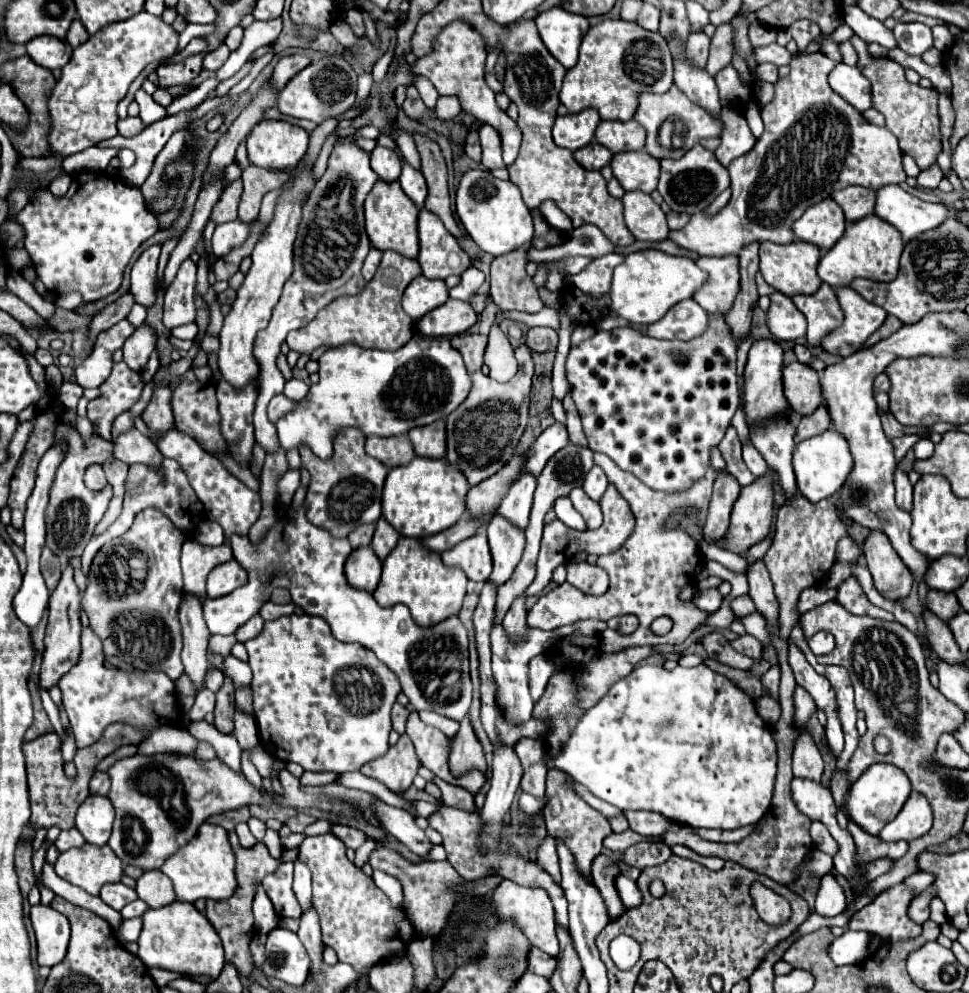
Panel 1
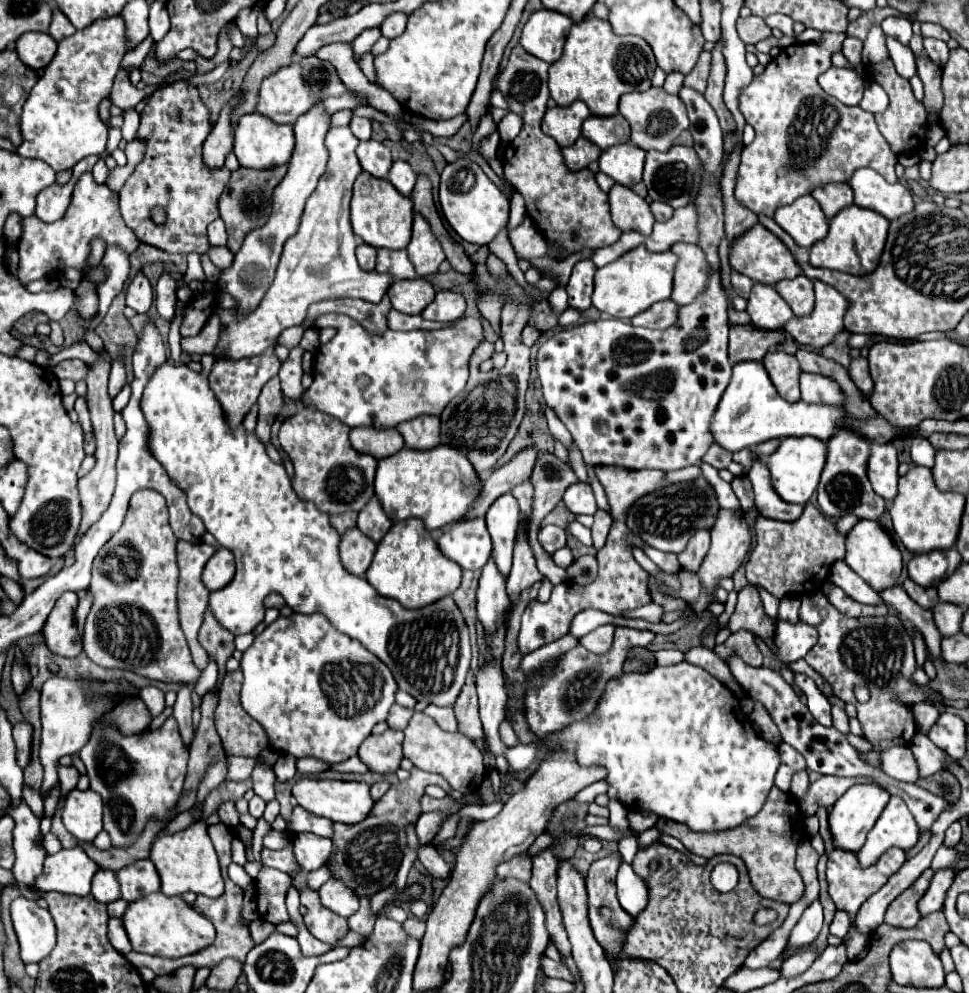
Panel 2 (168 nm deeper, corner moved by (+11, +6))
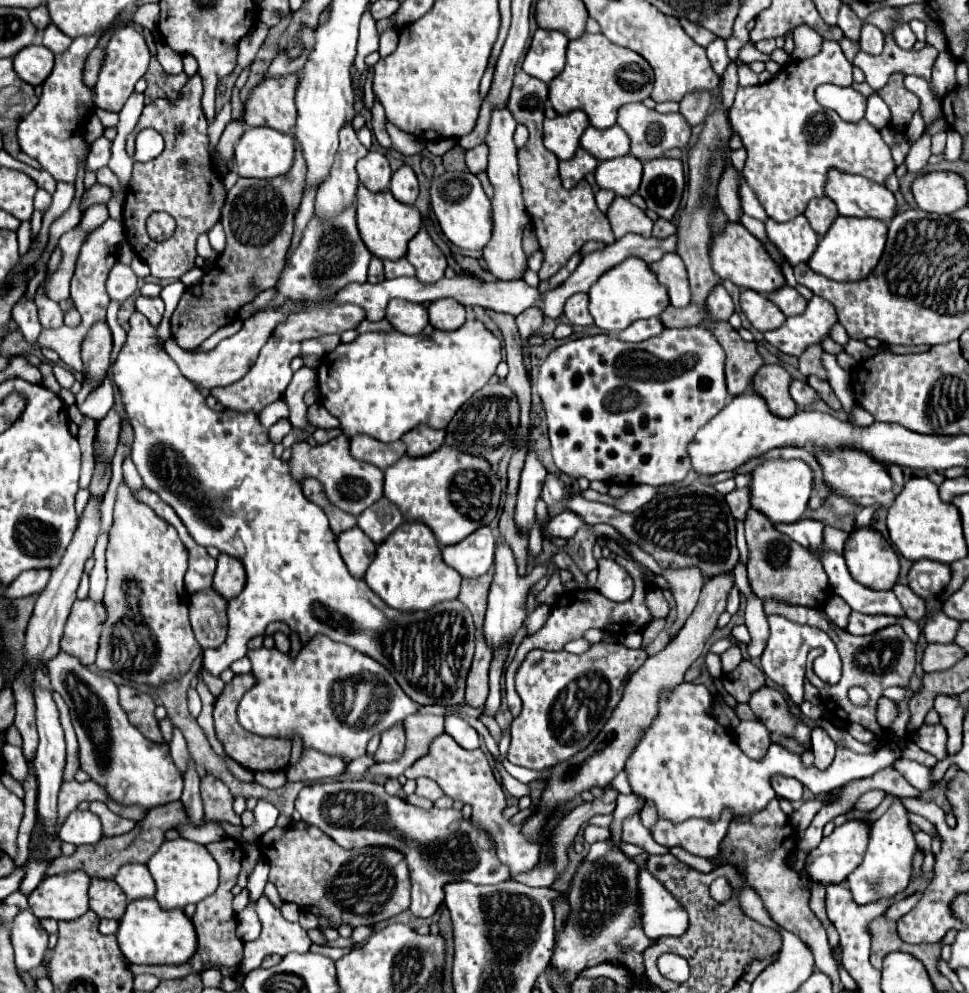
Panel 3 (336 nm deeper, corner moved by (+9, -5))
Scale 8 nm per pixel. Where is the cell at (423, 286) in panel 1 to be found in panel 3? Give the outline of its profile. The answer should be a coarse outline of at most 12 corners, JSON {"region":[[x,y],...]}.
{"region":[[390,300],[386,318],[402,334],[428,326],[428,308]]}

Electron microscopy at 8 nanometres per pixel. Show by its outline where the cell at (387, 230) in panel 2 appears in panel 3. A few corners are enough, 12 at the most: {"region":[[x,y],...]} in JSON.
{"region":[[358,186],[362,242],[380,260],[404,258],[422,226],[416,206]]}

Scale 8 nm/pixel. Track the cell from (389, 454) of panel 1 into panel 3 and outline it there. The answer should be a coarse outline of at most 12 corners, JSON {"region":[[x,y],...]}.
{"region":[[372,436],[350,438],[356,460],[386,470],[406,454],[400,440]]}

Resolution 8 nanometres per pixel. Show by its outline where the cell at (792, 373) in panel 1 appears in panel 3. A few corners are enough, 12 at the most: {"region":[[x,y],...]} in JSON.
{"region":[[778,364],[762,366],[754,390],[782,418],[796,414],[792,376]]}

